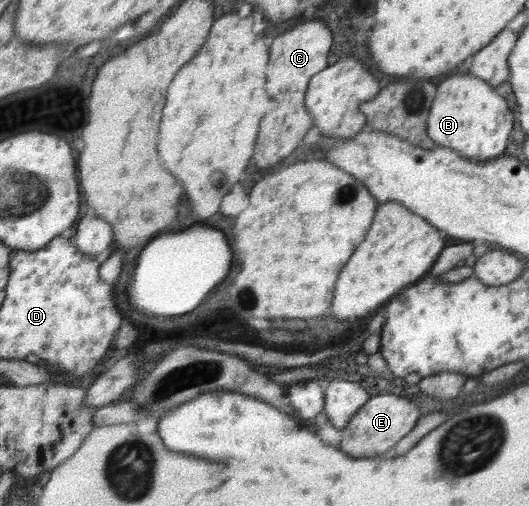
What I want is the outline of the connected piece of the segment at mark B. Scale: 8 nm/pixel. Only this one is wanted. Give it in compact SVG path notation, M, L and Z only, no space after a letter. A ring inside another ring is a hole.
M455 74L449 76L436 87L436 95L433 100L428 115L428 136L434 141L435 145L448 147L458 151L462 156L475 160L476 162L484 162L492 160L498 155L503 154L509 143L509 132L513 129L513 112L509 110L507 102L500 97L495 87L489 85L487 81L475 77L473 74Z

